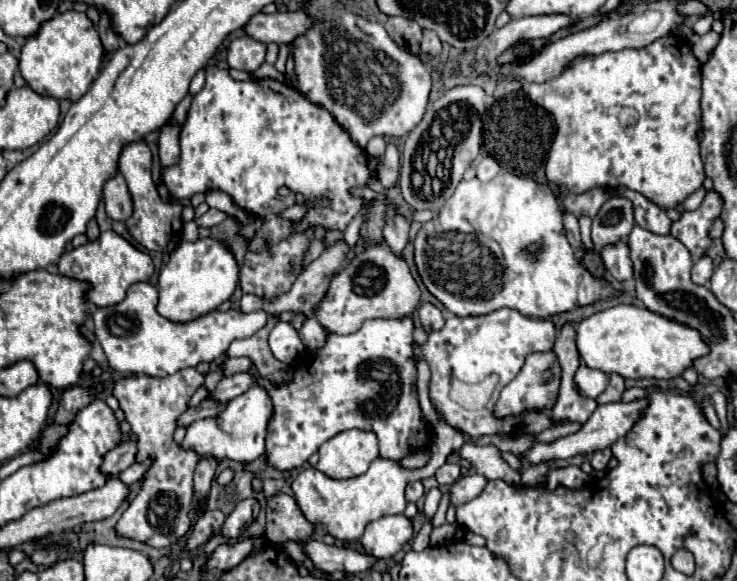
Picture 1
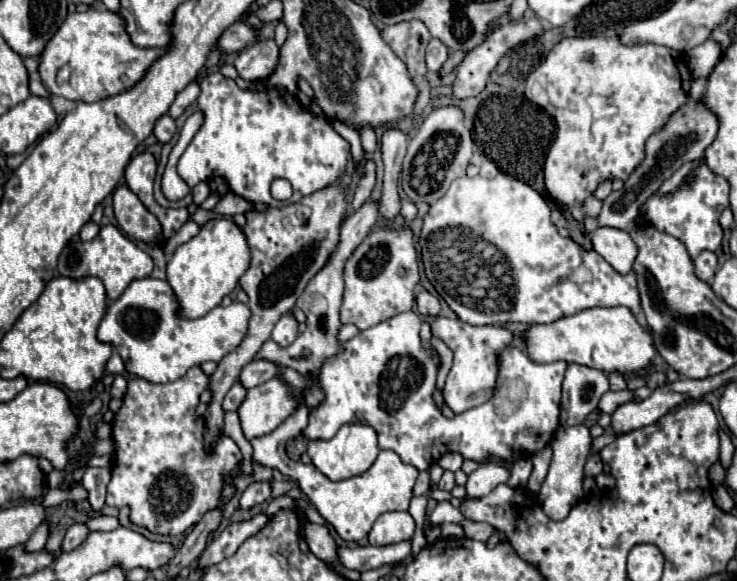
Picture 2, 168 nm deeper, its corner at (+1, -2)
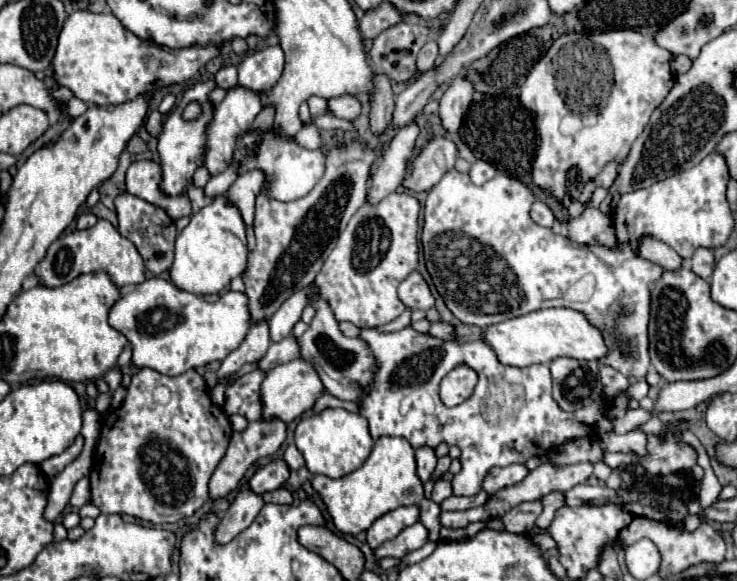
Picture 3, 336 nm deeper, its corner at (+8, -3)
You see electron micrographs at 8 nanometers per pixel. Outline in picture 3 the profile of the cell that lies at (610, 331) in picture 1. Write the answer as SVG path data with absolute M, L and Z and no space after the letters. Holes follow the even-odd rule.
M540 309L522 317L514 317L482 331L482 339L492 347L498 361L510 367L528 367L534 363L550 363L556 357L600 359L606 355L604 339L586 317L574 309Z

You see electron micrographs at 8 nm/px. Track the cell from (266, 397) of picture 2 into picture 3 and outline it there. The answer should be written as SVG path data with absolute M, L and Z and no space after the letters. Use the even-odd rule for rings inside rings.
M304 359L288 361L288 365L278 365L276 369L270 369L266 373L266 379L262 383L262 403L264 403L262 417L272 419L278 415L282 421L290 423L292 419L300 417L306 409L312 409L322 393L324 393L324 385L316 369L312 369L310 361Z

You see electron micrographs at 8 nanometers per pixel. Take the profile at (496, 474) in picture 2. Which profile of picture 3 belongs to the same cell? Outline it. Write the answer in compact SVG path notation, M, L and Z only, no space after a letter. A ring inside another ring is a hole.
M508 465L508 467L496 467L490 471L490 475L484 481L484 491L488 495L494 495L496 491L516 485L520 483L526 475L528 475L528 467L526 465Z

